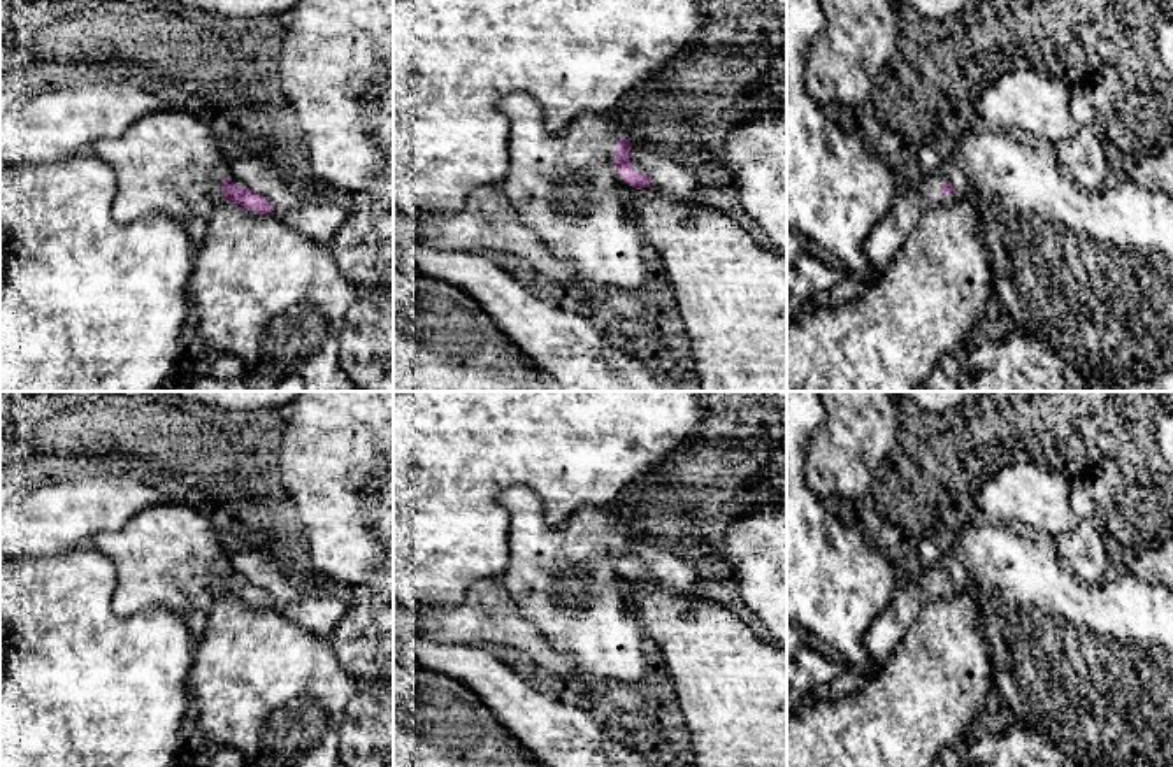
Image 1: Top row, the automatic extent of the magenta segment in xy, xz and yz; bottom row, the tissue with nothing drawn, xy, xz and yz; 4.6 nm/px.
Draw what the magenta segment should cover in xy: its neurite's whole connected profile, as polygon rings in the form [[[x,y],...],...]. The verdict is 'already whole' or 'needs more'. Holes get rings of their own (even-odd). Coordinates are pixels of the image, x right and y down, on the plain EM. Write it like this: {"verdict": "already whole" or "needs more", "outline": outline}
{"verdict": "needs more", "outline": [[[179,498],[142,509],[119,530],[97,534],[91,546],[114,563],[118,586],[112,609],[121,618],[163,607],[179,616],[198,641],[209,611],[221,593],[256,607],[274,602],[263,588],[223,569],[227,549],[218,542],[216,528],[202,511]]]}

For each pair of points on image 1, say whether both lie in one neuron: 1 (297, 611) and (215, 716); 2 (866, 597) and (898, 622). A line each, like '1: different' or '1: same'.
1: different
2: different

